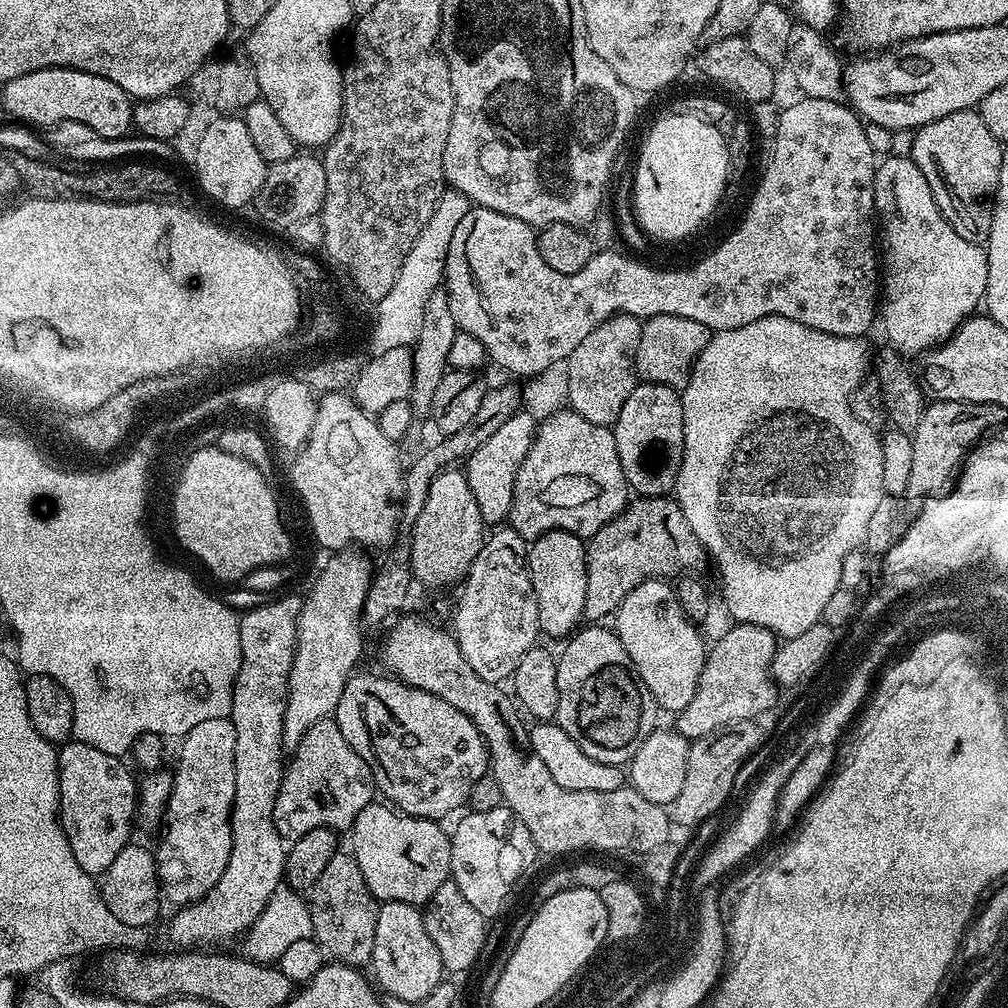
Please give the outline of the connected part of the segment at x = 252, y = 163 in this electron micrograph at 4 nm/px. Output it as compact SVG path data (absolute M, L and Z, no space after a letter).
M220 114L204 128L196 144L196 180L200 188L216 204L224 208L244 208L255 201L268 173L269 164L258 154L250 130L236 114Z

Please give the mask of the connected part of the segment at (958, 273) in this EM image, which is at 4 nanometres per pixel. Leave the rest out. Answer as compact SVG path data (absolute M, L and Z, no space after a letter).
M907 155L892 156L877 165L874 196L882 263L882 324L884 320L887 343L905 357L919 357L949 340L979 309L976 307L981 307L989 278L987 251L979 244L967 242L950 226L927 173L920 171Z

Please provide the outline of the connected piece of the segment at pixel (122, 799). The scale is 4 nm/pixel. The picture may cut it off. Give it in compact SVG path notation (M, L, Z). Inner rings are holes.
M69 739L67 743L59 745L56 758L60 783L60 825L70 842L70 850L74 850L78 866L82 866L88 876L99 878L133 839L132 820L134 824L137 819L138 780L132 777L131 770L124 765L121 757L102 754L102 750L94 750L94 746L86 746L74 739Z

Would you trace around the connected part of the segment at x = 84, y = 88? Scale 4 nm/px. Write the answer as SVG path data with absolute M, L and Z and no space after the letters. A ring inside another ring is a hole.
M39 68L30 74L22 74L22 78L14 78L3 85L4 108L13 116L13 121L24 126L37 126L36 124L64 124L69 120L72 124L81 124L89 128L89 133L95 134L102 140L123 140L129 135L132 128L132 110L134 101L131 96L122 90L110 78L102 78L98 74L83 72L77 68Z

